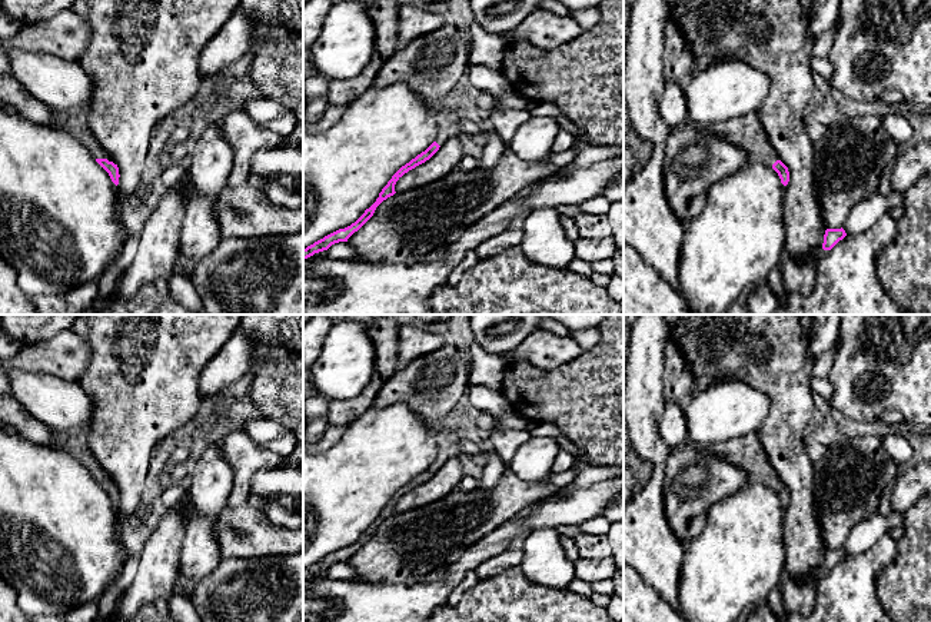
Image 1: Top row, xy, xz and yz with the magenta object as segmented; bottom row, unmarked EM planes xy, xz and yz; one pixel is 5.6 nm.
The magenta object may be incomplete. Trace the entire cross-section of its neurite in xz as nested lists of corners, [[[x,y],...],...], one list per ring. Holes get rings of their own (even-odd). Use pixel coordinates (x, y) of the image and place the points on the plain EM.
[[[399,402],[362,413],[346,425],[342,439],[326,452],[303,453],[303,581],[335,563],[348,562],[373,536],[376,528],[396,513],[396,502],[439,470],[435,462],[436,432],[406,403]]]

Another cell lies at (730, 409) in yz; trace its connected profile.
[[[718,382],[704,392],[694,392],[681,406],[686,418],[689,443],[705,448],[757,432],[771,405],[765,393],[745,382]]]

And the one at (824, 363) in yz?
[[[834,350],[824,352],[819,356],[819,359],[814,362],[811,377],[818,376],[818,375],[825,375],[832,367],[834,357],[835,357]]]

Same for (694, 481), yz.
[[[692,445],[668,452],[662,495],[665,515],[674,535],[686,543],[692,519],[706,513],[714,503],[742,489],[747,483],[748,475],[745,470],[724,458],[706,453],[702,446]]]

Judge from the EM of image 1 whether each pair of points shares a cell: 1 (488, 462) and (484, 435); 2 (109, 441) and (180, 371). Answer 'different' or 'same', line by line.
1: same
2: same

